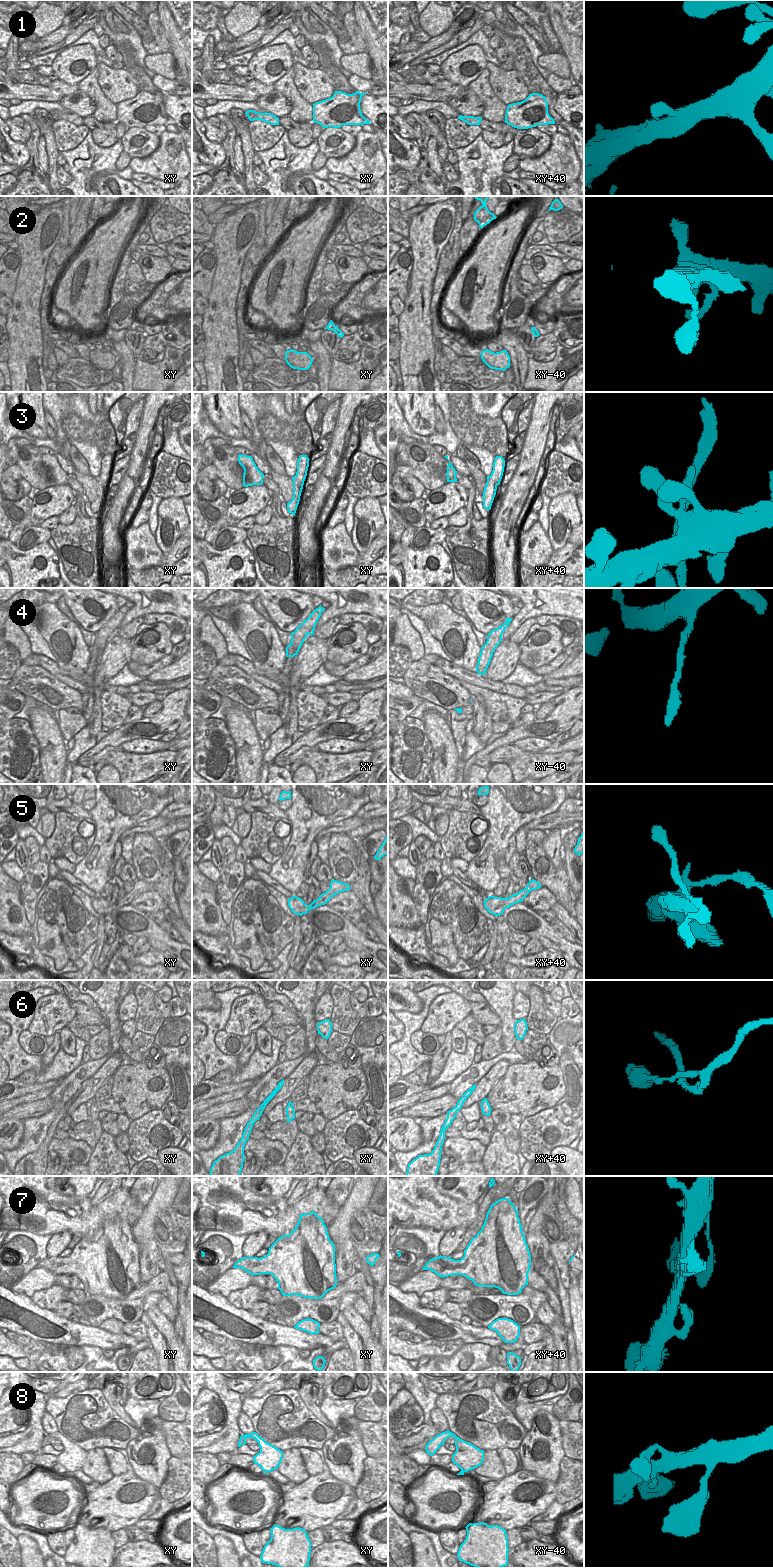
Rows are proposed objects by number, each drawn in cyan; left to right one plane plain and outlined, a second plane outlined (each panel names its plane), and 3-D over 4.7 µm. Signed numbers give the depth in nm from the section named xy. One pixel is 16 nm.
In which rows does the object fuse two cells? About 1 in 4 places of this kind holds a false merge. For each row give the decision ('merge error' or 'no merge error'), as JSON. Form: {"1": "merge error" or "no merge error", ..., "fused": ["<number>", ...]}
{"1": "no merge error", "2": "no merge error", "3": "merge error", "4": "merge error", "5": "merge error", "6": "no merge error", "7": "no merge error", "8": "no merge error", "fused": ["3", "4", "5"]}

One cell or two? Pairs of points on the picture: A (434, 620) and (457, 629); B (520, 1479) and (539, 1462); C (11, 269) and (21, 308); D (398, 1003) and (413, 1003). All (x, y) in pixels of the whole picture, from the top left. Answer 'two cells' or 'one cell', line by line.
A: one cell
B: two cells
C: two cells
D: one cell

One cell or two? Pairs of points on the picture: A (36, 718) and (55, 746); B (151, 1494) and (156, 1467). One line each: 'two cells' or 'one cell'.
A: one cell
B: two cells

